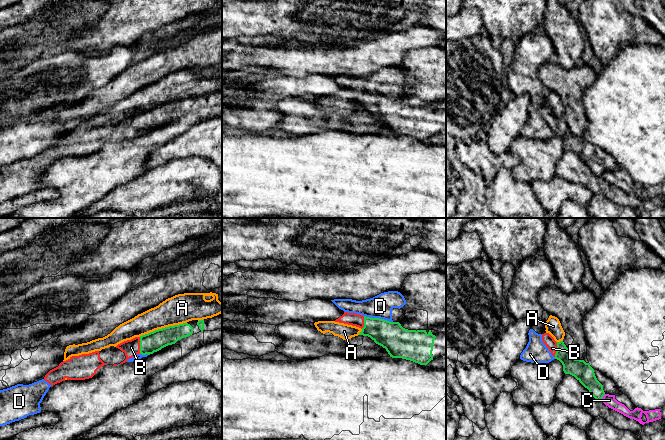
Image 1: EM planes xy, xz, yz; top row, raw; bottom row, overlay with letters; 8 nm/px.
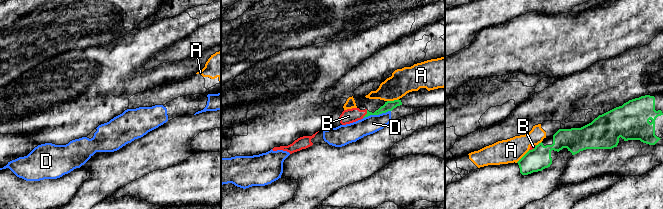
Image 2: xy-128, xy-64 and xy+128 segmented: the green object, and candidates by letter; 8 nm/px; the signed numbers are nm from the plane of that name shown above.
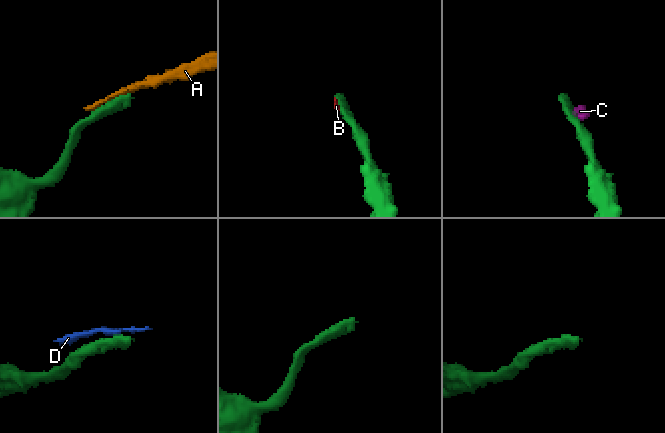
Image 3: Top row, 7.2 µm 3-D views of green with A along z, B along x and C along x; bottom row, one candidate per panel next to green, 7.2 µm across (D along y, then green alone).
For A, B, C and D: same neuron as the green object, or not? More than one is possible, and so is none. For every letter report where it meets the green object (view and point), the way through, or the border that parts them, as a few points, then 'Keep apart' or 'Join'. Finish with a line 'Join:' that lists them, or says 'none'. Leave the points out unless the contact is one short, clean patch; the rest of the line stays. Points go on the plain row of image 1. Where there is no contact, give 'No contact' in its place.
A: Touches green at xy (162, 104). Keep apart
B: Touches green at xy (140, 121). Keep apart
C: Touches green at yz (602, 173). Keep apart
D: Touches green at xz (378, 94). Boundary: xz (364, 91), (379, 93), (392, 98). Keep apart
Join: none

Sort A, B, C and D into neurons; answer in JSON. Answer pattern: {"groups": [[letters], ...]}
{"groups": [["A", "B", "D"], ["C"]]}

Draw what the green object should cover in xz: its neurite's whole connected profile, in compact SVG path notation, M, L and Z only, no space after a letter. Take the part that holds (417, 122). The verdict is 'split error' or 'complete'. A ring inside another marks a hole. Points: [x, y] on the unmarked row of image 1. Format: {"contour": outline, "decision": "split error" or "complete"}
{"contour": "M364 92L364 103L359 111L370 113L392 134L402 134L420 141L427 141L446 130L446 108L408 106L399 98Z", "decision": "split error"}

